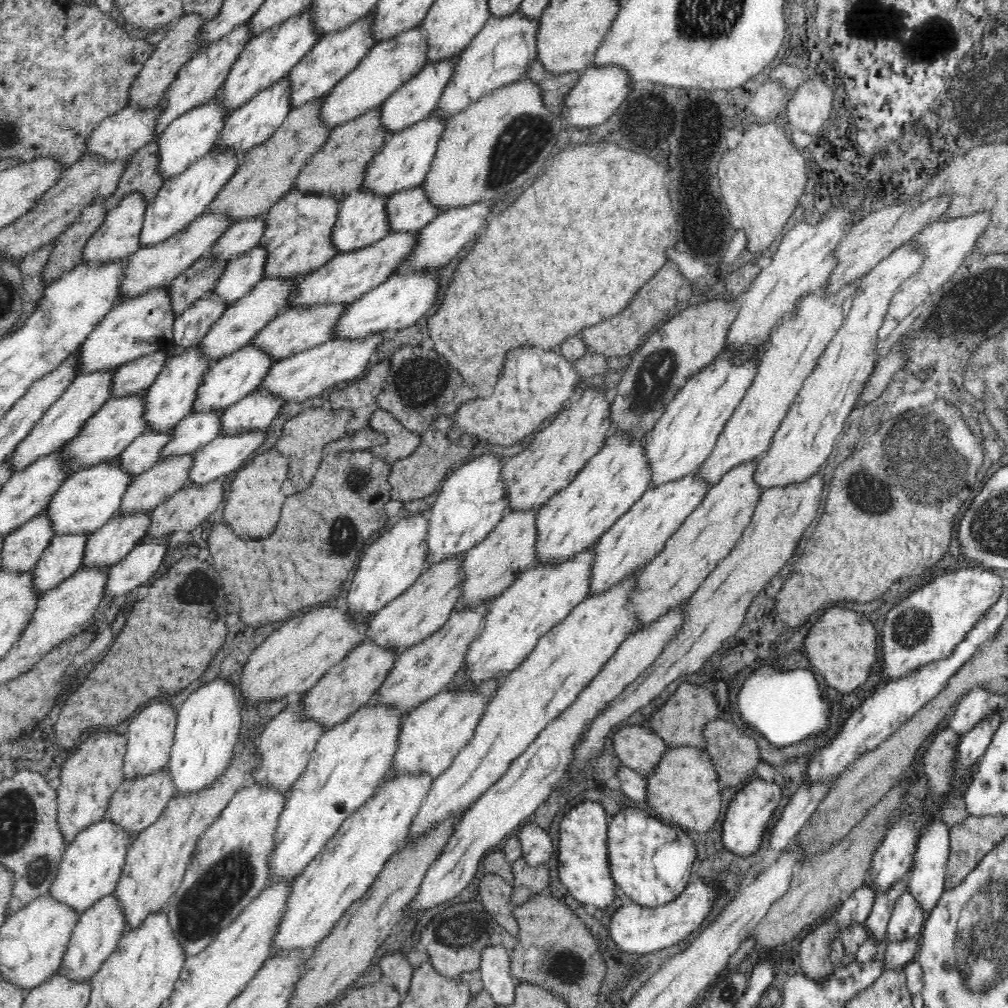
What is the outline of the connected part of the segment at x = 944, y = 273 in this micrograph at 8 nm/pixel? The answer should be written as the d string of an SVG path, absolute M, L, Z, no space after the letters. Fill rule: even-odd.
M988 208L965 217L944 218L944 216L940 216L940 218L927 224L922 232L912 239L912 241L919 242L920 246L923 246L925 260L923 265L909 279L904 281L892 296L883 326L878 330L880 341L888 338L892 330L903 320L904 315L907 315L911 310L918 309L948 278L956 274L970 250L976 246L980 236L986 230L986 226L990 224L990 214L992 214L992 210Z

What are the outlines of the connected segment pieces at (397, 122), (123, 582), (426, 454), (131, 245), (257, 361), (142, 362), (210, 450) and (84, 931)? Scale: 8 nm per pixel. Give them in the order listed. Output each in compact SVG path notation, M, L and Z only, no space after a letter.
M458 54L448 58L448 61L427 65L412 80L399 86L387 99L384 99L379 110L380 129L385 130L391 136L406 130L417 122L426 120L435 109L445 84L448 84L448 80L456 68L456 58L458 58Z
M152 539L138 544L120 562L109 568L106 596L124 596L142 586L158 570L162 558L170 548L171 540Z
M436 415L426 430L420 433L421 439L416 450L390 464L388 483L390 483L391 499L401 502L415 501L424 499L436 491L440 482L442 483L446 478L450 467L446 454L450 452L452 442L448 440L447 432L452 424L451 415Z
M137 192L128 193L118 202L116 208L109 210L104 222L91 234L85 247L81 250L80 264L103 266L106 261L120 261L127 259L133 252L141 248L139 234L146 202L141 194Z
M246 345L235 353L212 362L195 392L190 413L208 413L214 410L218 412L235 405L257 390L261 380L275 362L276 360L271 360L267 354L251 345Z
M172 349L158 350L116 368L111 378L110 398L128 397L144 392L154 382Z
M267 430L222 434L197 450L188 473L188 485L208 485L238 471L266 438Z
M114 892L92 903L88 910L79 915L79 920L72 930L68 948L64 952L61 968L57 973L77 982L84 982L84 979L90 981L100 970L100 965L104 964L108 955L116 948L126 929L126 922L124 908Z

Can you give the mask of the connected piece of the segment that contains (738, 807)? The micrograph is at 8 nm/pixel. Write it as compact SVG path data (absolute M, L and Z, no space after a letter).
M763 779L752 780L740 792L736 792L736 796L730 800L730 804L726 808L726 814L724 814L726 820L722 822L722 842L726 849L743 857L755 853L768 828L767 822L772 818L780 800L782 800L780 788Z

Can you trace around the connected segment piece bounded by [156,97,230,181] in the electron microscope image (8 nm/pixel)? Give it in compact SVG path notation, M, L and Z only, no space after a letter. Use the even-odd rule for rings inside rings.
M216 97L202 102L195 109L188 110L182 117L170 122L170 126L164 130L162 137L156 143L159 148L159 161L156 166L156 173L161 174L164 181L182 174L191 164L198 162L200 158L206 156L216 144L216 139L220 136L221 128L230 112L227 112Z

